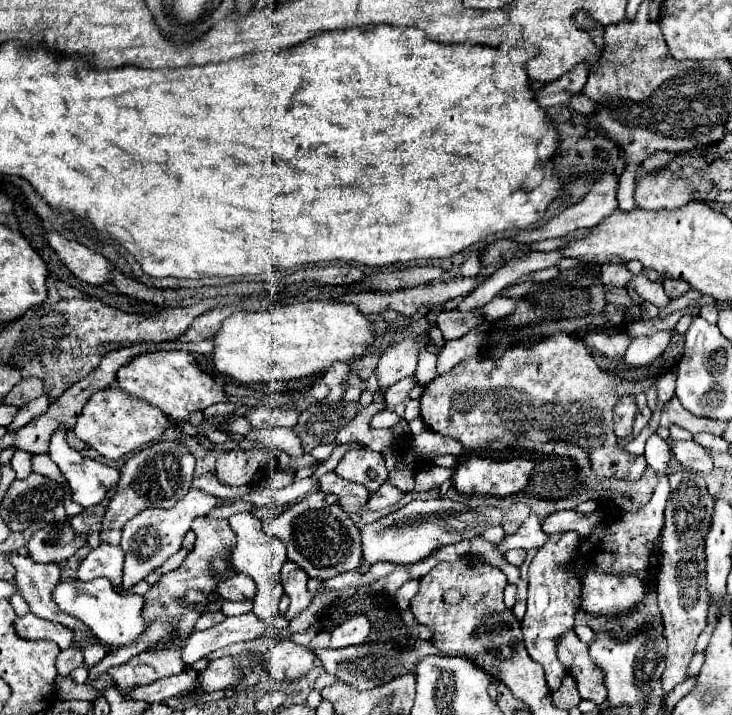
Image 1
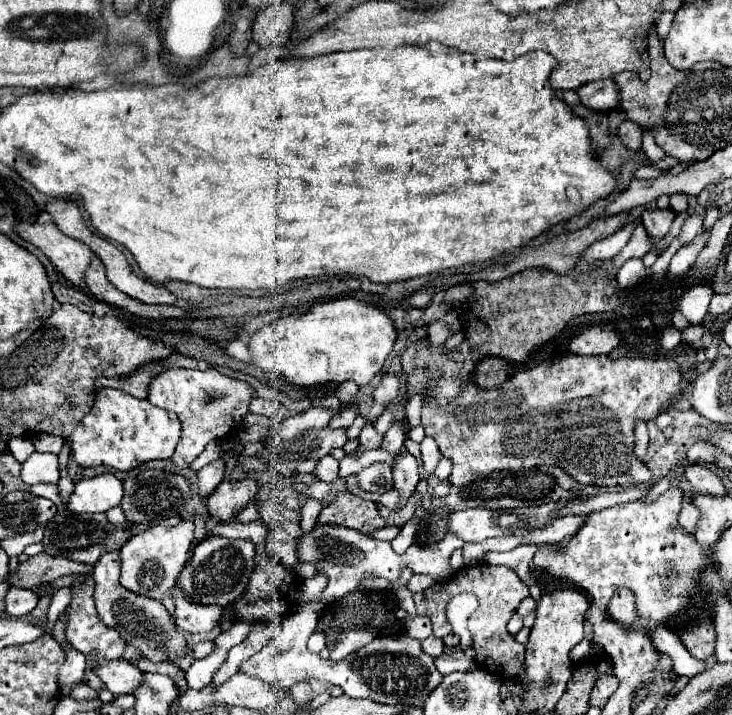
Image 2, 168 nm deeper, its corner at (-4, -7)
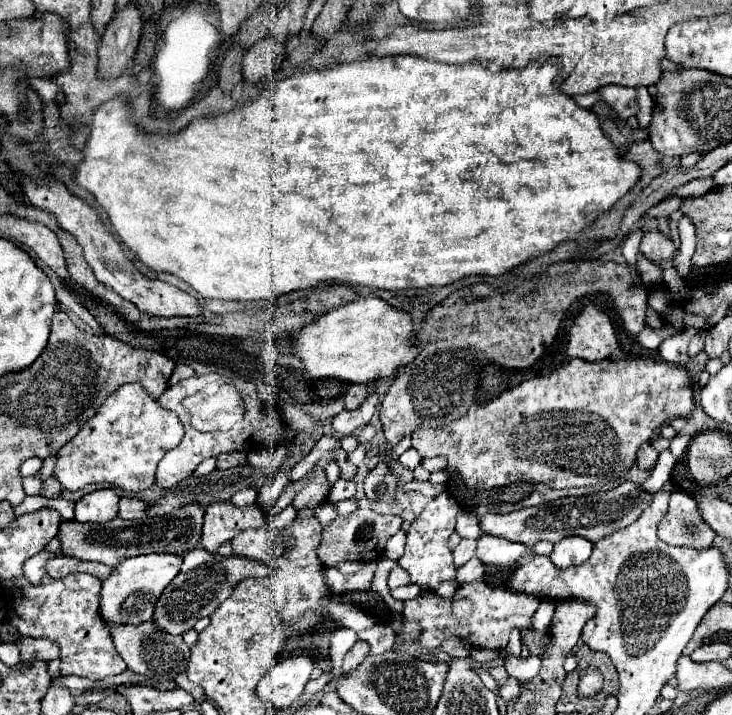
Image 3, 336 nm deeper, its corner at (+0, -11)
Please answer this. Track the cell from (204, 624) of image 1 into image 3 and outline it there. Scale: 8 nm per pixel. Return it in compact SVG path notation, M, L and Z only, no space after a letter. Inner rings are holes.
M136 555L130 559L122 559L118 567L110 573L110 577L102 583L102 597L100 597L100 615L106 621L114 623L142 623L152 619L154 607L162 591L168 583L178 575L182 567L182 555Z

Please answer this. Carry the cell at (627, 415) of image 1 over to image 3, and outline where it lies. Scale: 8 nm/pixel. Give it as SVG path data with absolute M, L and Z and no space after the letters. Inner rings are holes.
M642 443L636 455L636 465L642 469L652 469L656 465L656 459L658 459L658 453L654 451L654 447L650 443Z

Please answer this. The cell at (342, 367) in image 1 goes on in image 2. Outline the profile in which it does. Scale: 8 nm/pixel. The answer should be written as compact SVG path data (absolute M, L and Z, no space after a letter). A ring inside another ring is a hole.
M346 381L338 387L336 391L336 397L342 401L342 405L352 405L356 401L356 395L358 395L358 385L354 381Z

